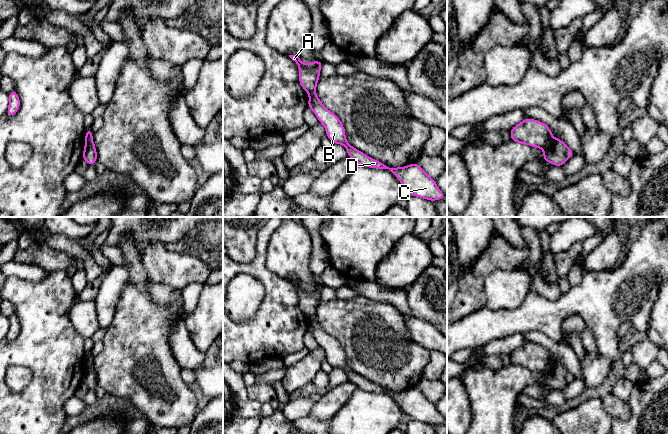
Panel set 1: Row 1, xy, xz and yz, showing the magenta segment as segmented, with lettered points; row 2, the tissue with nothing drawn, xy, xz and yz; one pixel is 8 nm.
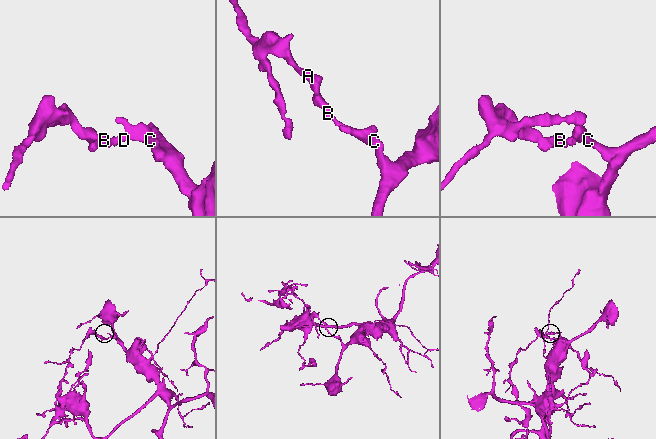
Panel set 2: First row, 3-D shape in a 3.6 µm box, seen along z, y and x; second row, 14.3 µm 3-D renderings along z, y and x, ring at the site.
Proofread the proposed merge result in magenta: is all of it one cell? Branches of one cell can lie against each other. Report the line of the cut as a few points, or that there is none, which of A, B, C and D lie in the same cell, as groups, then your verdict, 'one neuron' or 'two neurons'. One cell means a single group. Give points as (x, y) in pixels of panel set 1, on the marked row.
cut in yz along (552, 137), (542, 148); A / B C D; two neurons

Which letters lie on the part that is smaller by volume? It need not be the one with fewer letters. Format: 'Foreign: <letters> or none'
Foreign: A

